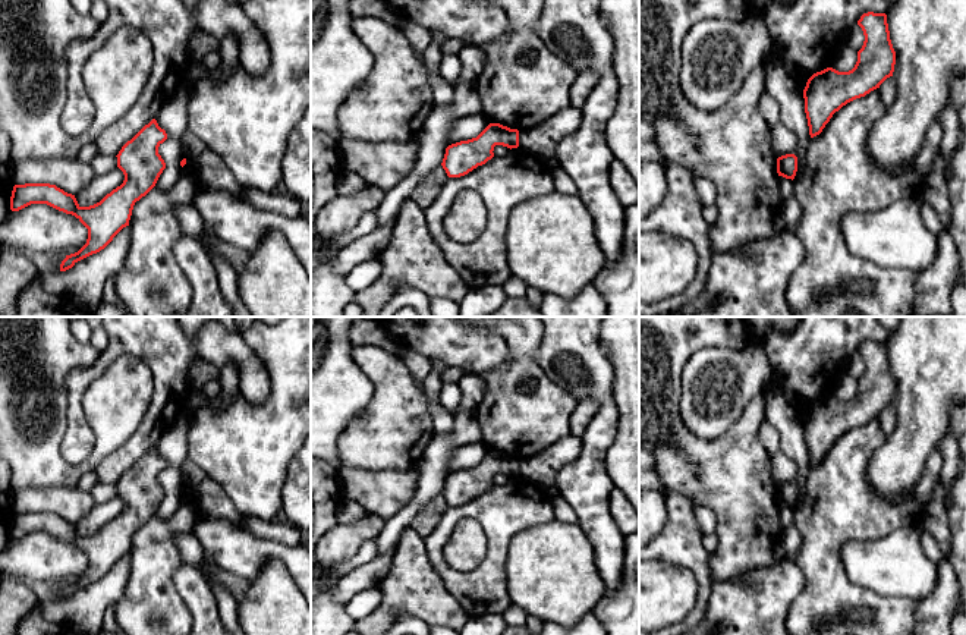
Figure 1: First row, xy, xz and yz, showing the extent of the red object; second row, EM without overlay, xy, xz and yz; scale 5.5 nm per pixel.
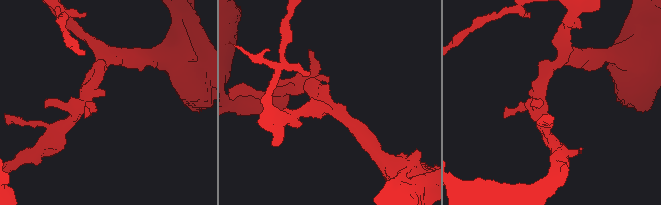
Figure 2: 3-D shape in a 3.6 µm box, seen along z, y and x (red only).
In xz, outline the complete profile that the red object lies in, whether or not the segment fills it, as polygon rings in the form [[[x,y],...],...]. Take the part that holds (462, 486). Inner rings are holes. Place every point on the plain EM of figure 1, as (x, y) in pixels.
[[[490,452],[476,466],[449,474],[441,494],[449,506],[465,504],[491,488],[495,474],[517,477],[519,459]]]

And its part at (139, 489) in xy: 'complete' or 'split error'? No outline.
complete

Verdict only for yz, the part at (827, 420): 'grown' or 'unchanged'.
unchanged

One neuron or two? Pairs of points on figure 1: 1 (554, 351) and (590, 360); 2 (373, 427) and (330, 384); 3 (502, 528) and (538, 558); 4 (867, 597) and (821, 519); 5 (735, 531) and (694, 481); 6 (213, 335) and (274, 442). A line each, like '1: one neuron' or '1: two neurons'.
1: one neuron
2: two neurons
3: two neurons
4: one neuron
5: one neuron
6: two neurons

